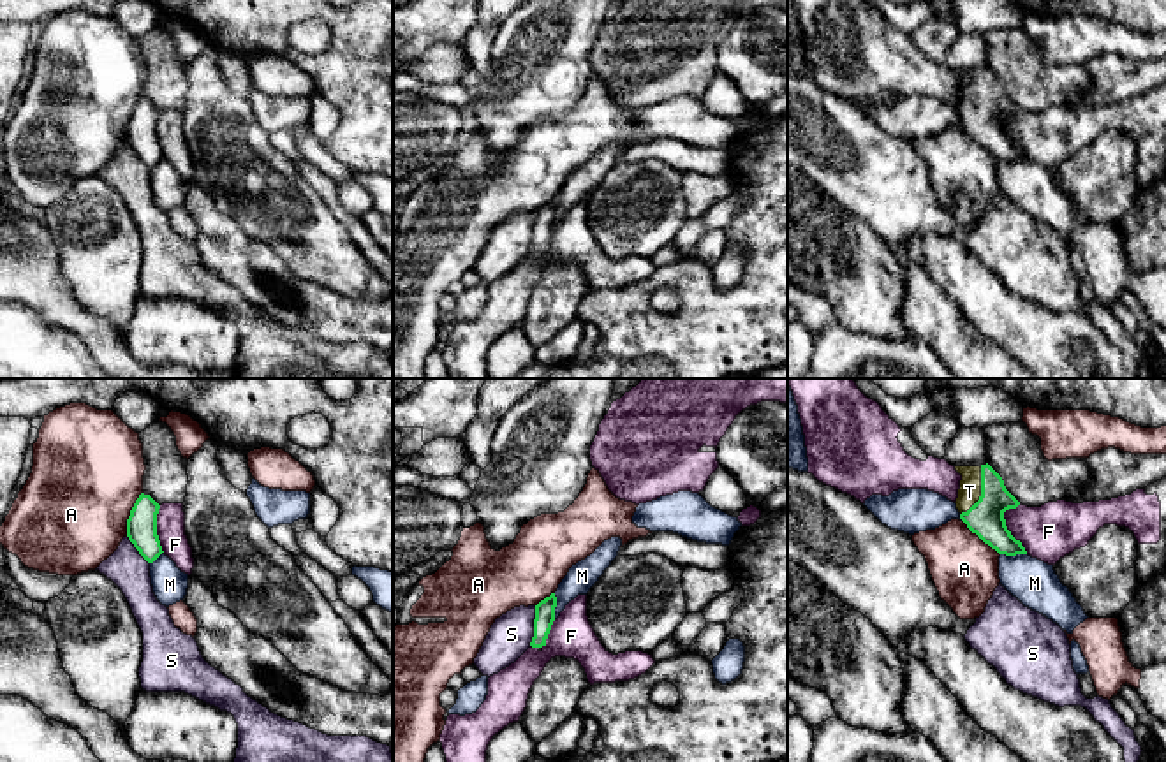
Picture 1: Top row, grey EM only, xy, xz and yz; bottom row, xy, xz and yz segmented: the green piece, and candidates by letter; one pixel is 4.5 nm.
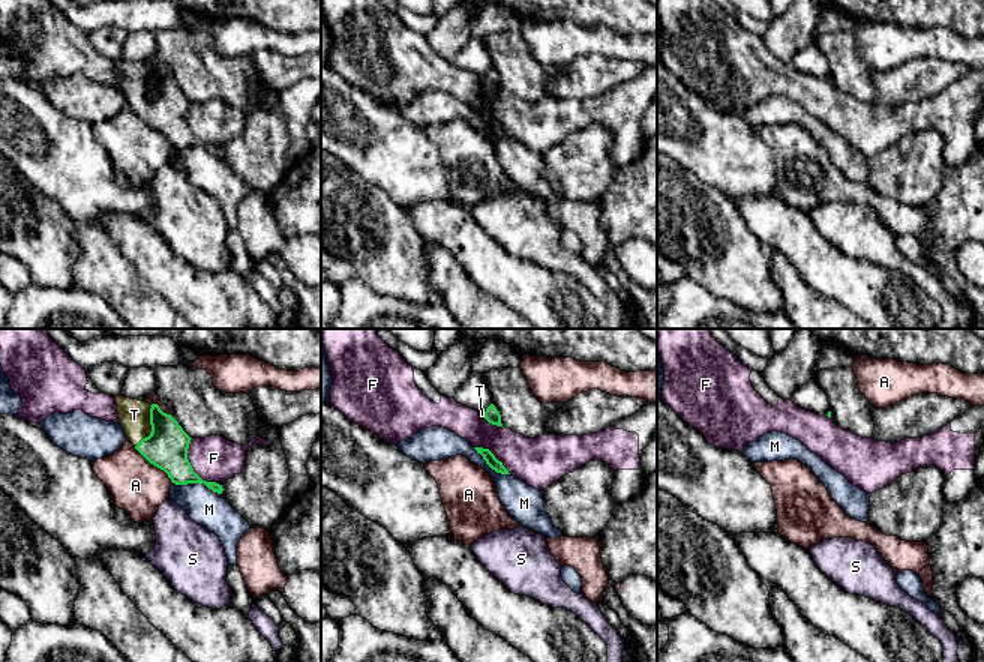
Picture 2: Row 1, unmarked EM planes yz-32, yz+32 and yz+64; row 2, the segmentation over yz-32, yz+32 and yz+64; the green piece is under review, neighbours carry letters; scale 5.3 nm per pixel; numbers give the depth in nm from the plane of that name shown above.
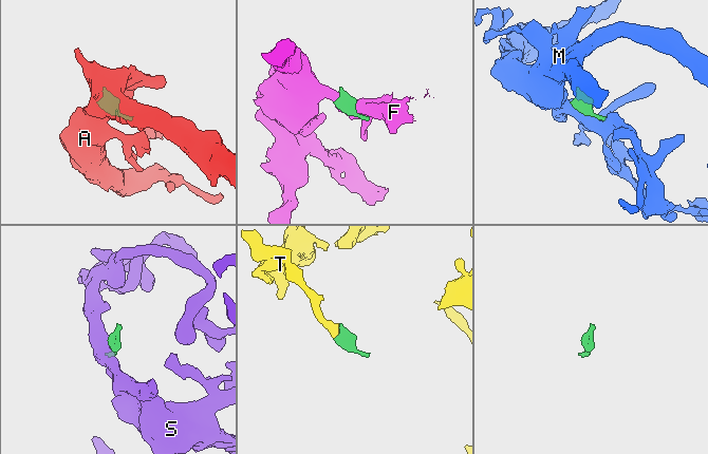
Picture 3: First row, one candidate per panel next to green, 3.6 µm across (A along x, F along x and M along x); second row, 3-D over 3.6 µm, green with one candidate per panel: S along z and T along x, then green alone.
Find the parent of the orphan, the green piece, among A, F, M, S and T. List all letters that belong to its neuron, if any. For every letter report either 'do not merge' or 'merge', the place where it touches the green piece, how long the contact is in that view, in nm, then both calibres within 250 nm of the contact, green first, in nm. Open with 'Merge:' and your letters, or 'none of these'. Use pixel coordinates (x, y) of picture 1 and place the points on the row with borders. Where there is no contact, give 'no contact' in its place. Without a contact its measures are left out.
Merge: T
A: do not merge; contact xy (131, 514); length 220 nm; calibres 140 and 480 nm
F: do not merge; contact yz (1006, 527); length 240 nm; calibres 170 and 260 nm
M: do not merge; contact xz (555, 606); length 120 nm; calibres 100 and 130 nm
S: do not merge; contact xz (534, 625); length 190 nm; calibres 100 and 190 nm
T: merge; contact yz (981, 491); length 240 nm; calibres 170 and 100 nm

